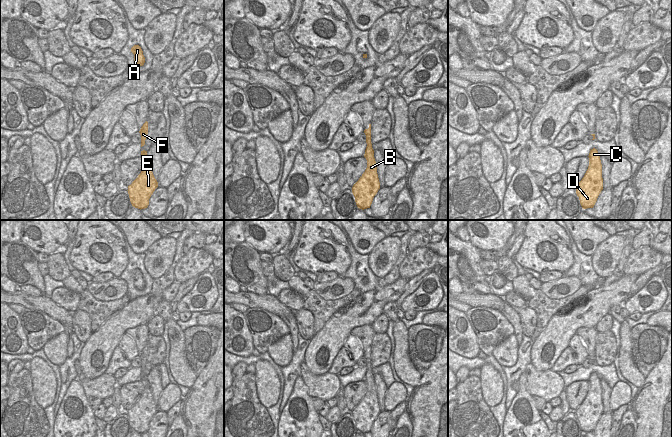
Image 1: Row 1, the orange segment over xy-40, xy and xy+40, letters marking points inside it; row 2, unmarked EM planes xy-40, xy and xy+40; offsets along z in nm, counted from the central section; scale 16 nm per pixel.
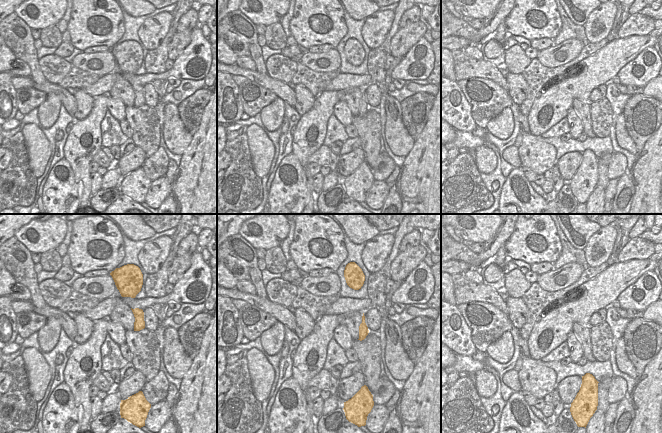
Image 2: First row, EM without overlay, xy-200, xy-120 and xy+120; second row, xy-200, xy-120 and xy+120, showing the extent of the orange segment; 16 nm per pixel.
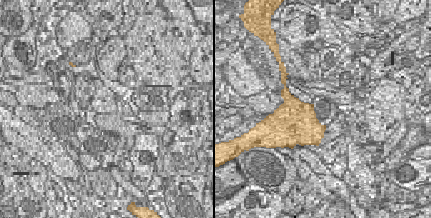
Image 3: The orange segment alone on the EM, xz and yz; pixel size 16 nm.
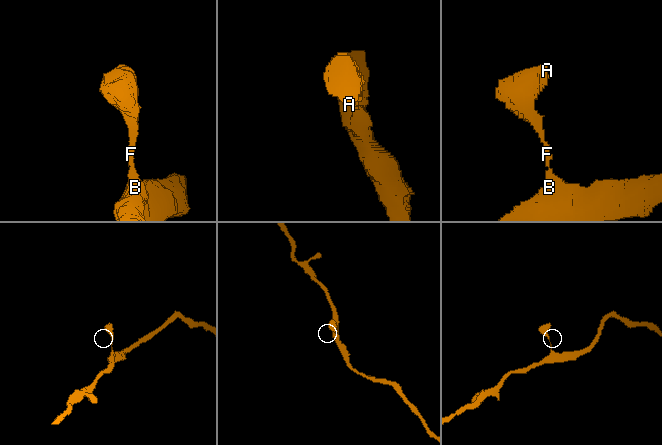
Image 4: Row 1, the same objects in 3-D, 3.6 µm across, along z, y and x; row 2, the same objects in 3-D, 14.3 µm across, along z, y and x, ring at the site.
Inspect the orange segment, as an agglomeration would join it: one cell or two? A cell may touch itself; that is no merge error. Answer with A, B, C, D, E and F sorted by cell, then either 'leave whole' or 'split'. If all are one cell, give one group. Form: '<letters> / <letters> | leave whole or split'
A B C D E F | leave whole

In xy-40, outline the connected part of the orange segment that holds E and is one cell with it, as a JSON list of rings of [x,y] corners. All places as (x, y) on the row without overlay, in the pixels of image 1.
[[[141,375],[141,380],[145,383],[145,389],[127,414],[132,430],[140,434],[148,431],[149,423],[158,411],[158,406],[153,399],[150,385],[147,381],[147,375]]]

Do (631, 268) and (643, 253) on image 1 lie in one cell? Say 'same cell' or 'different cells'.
same cell

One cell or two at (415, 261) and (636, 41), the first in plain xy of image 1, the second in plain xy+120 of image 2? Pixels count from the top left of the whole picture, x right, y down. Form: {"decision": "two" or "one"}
{"decision": "two"}

